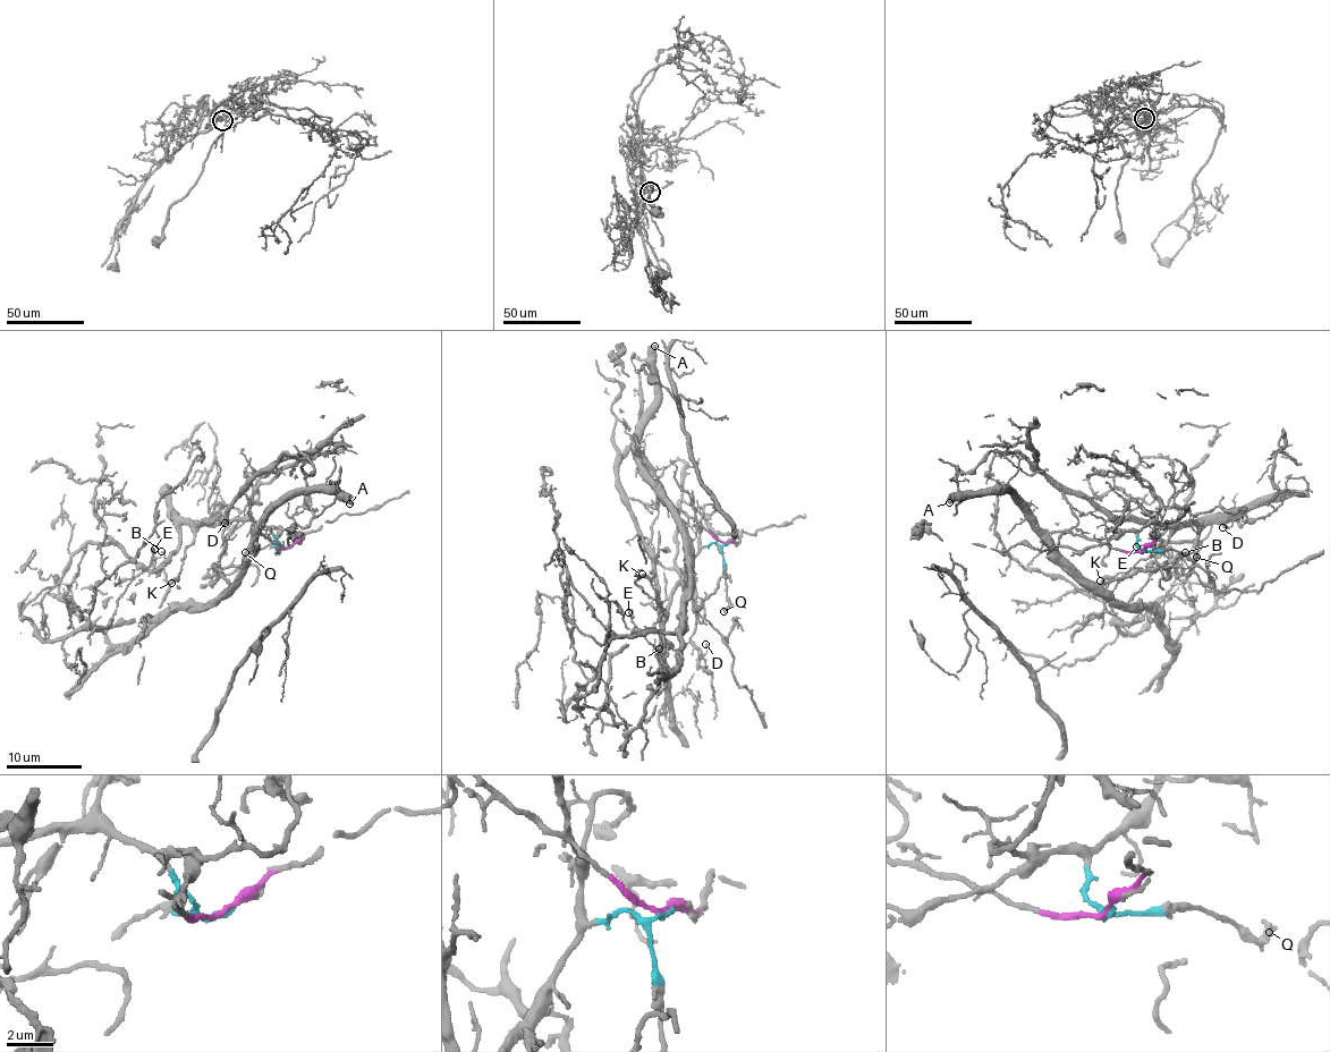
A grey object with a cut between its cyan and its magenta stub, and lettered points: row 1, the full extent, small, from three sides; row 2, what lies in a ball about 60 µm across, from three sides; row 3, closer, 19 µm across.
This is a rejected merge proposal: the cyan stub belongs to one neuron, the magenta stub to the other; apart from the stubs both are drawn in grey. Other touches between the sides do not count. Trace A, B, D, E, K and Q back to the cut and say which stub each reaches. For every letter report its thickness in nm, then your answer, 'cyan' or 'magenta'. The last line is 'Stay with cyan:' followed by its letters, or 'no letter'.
A: 550 nm thick; magenta
B: 140 nm thick; cyan
D: 150 nm thick; cyan
E: 110 nm thick; cyan
K: 320 nm thick; cyan
Q: 240 nm thick; cyan
Stay with cyan: B, D, E, K, Q

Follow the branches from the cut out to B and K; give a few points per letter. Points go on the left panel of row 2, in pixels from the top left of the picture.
B: (289, 548), (260, 525), (223, 520), (184, 523), (169, 558), (164, 559), (161, 551)
K: (289, 548), (284, 548), (260, 525), (250, 520), (205, 524), (187, 546), (179, 573), (170, 584)

